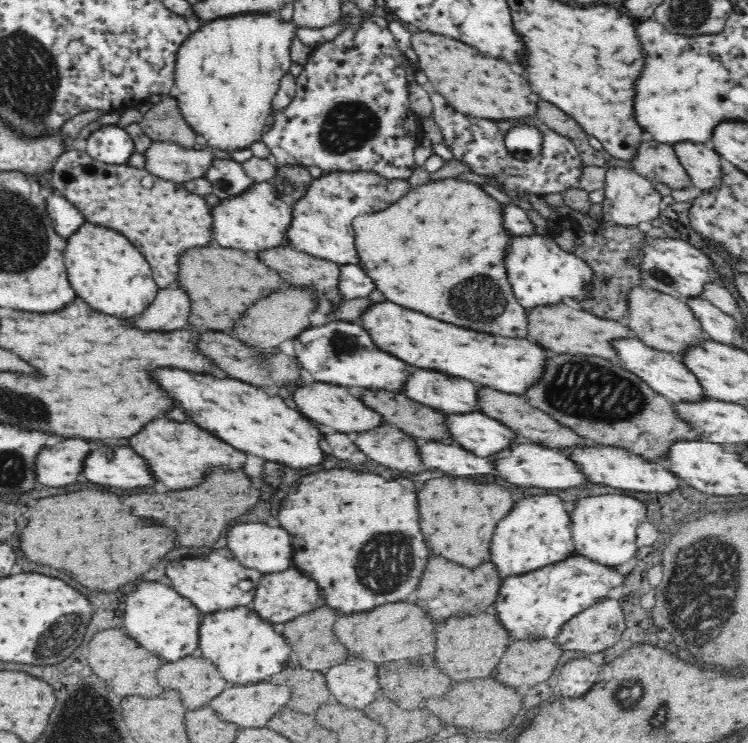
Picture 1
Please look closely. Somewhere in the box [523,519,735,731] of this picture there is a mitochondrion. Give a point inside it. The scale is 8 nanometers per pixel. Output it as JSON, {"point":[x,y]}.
{"point":[617,698]}

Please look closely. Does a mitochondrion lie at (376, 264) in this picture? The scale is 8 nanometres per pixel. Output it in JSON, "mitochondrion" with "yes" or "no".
{"mitochondrion":"no"}

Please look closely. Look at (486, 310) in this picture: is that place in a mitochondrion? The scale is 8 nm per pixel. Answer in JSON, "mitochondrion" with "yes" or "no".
{"mitochondrion":"yes"}

